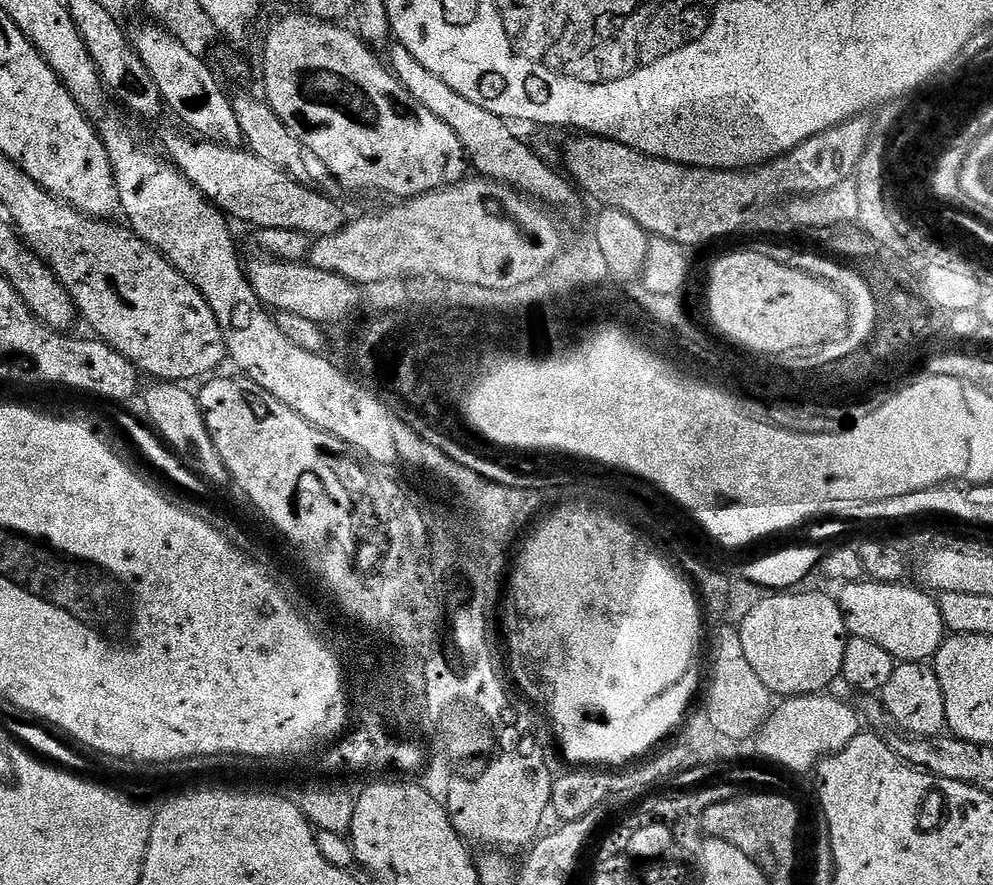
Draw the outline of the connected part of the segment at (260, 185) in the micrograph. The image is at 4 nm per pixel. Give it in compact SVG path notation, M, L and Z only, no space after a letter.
M168 132L164 136L163 155L174 165L177 172L204 195L204 199L211 202L221 212L227 214L233 221L245 220L253 224L253 229L280 228L281 230L303 232L309 238L322 236L333 236L335 232L341 231L346 223L344 212L328 196L299 184L294 175L289 174L281 168L276 168L270 162L264 162L262 158L256 157L249 150L240 146L229 146L227 144L214 144L211 142L199 142L195 144L193 137L179 136L176 132Z

